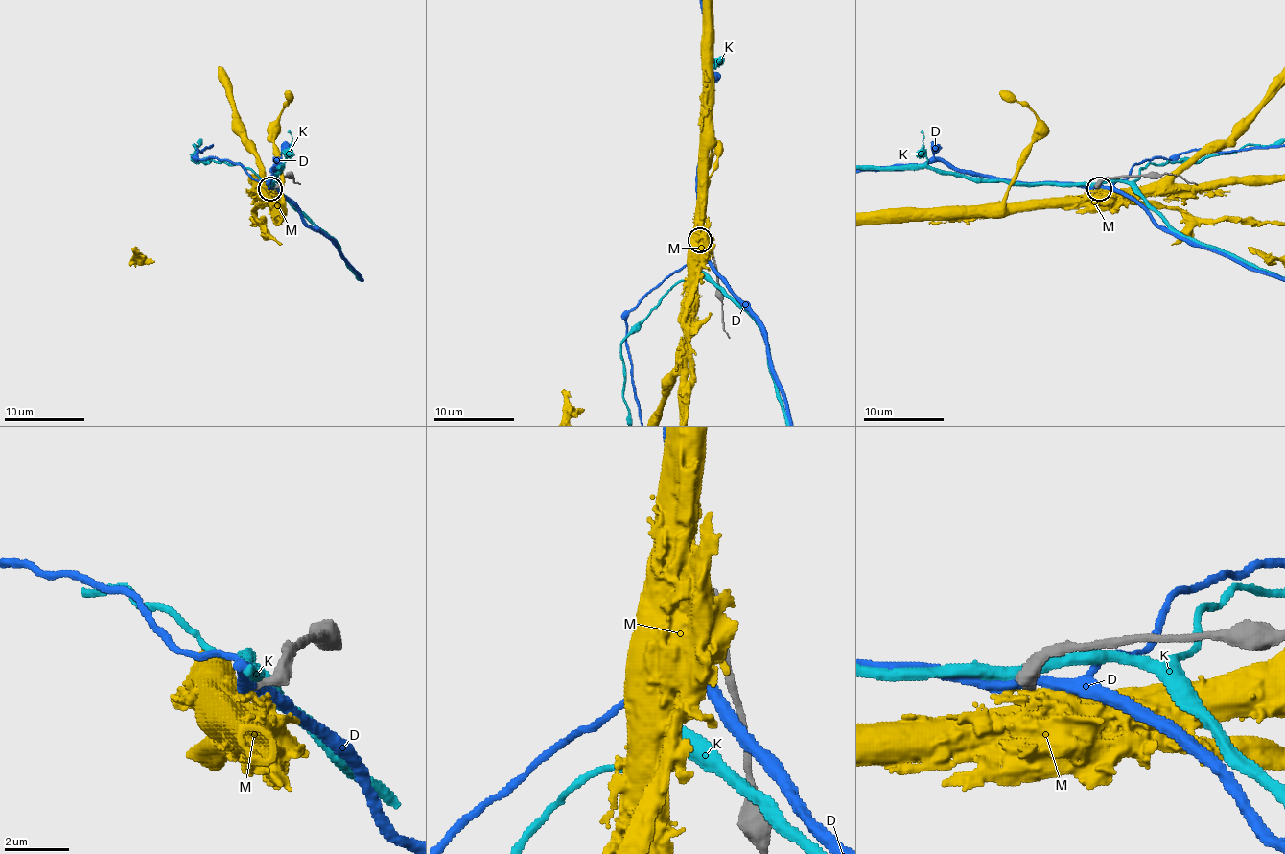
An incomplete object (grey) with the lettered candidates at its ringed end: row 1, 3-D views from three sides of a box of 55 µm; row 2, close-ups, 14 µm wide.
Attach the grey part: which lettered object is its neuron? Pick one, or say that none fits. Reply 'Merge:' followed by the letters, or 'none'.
Merge: none

